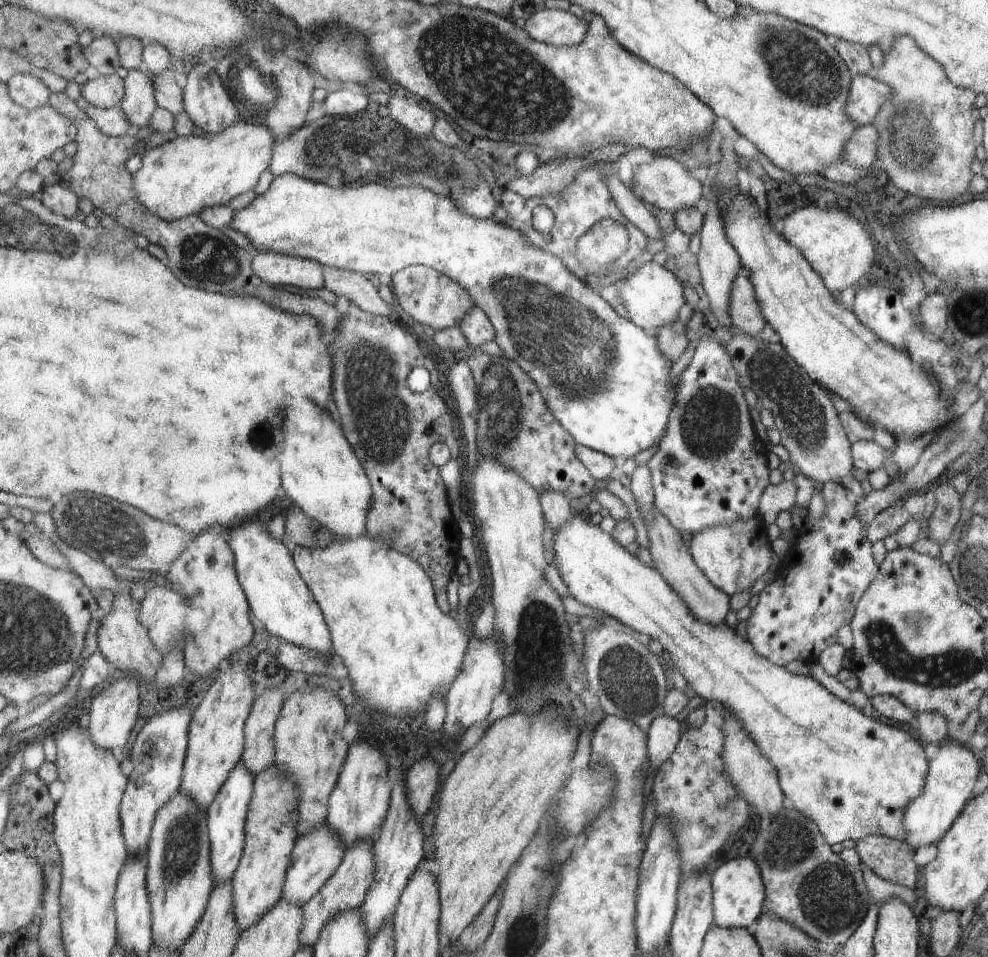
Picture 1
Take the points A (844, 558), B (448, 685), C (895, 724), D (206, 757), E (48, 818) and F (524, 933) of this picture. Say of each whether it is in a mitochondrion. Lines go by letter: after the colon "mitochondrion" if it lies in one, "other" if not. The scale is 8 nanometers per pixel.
A: mitochondrion
B: other
C: other
D: other
E: other
F: mitochondrion

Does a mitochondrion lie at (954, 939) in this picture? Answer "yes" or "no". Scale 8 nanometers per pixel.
yes

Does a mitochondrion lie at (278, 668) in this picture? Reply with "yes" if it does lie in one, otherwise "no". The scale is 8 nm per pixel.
no

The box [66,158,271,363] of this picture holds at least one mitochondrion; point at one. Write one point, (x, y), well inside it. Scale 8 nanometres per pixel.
(208, 260)

